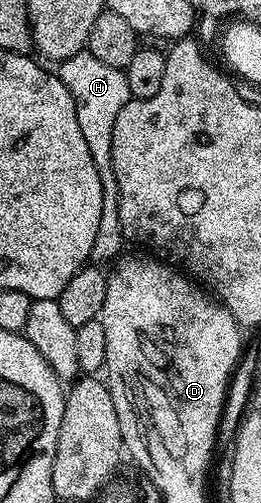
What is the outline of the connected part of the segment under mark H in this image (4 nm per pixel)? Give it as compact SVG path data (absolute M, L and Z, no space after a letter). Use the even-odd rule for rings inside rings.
M86 49L63 60L59 67L59 77L66 89L70 89L70 97L74 97L74 109L78 113L82 137L90 148L90 157L94 157L94 165L98 165L98 181L102 181L102 217L98 221L94 246L90 249L90 260L95 266L104 269L115 264L125 254L126 240L122 233L122 221L118 218L118 181L114 177L114 161L110 161L110 145L114 141L114 121L118 113L122 113L122 105L126 105L132 98L130 85L123 71L98 61L98 57Z

